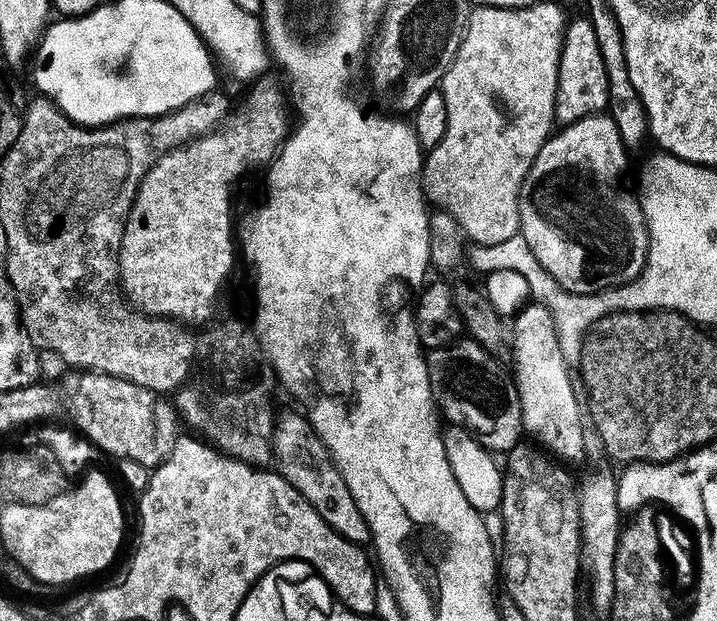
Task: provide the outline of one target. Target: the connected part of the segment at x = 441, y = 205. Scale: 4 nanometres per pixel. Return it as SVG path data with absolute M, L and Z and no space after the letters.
M538 2L529 8L481 8L473 7L468 13L468 29L458 46L458 54L454 62L446 70L442 81L442 91L446 98L446 134L442 134L442 142L434 146L427 153L424 161L423 181L426 189L426 196L437 209L448 213L456 222L457 229L460 229L466 236L471 237L473 243L492 245L504 242L520 229L520 195L525 192L526 185L530 180L532 163L538 154L538 150L544 141L552 135L554 125L552 119L558 116L556 111L556 87L558 86L558 70L560 69L560 51L564 41L564 30L566 27L566 15L556 4L544 4Z

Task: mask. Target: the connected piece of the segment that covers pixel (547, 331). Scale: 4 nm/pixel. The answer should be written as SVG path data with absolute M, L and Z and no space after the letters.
M539 302L531 304L525 305L516 318L519 328L517 346L519 346L518 364L514 366L514 377L521 400L523 431L527 435L530 434L533 441L538 440L536 442L553 457L561 461L576 460L583 454L586 444L582 426L584 416L573 391L572 382L574 378L563 350L561 331L554 313L547 306Z

